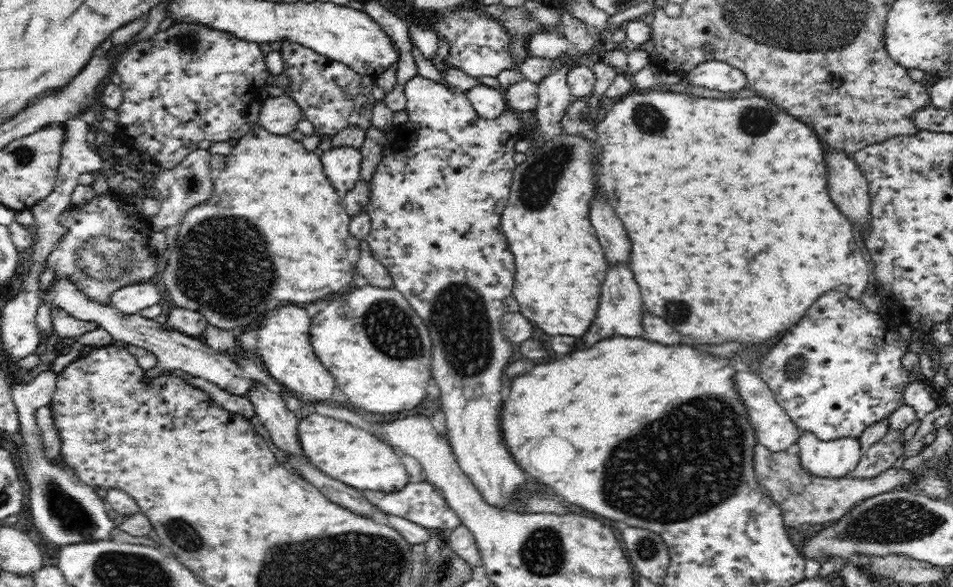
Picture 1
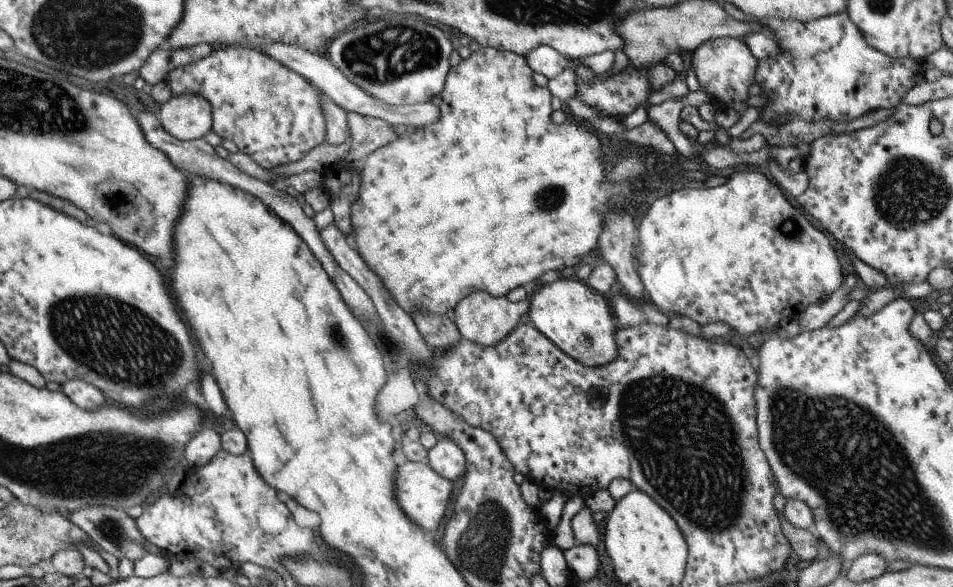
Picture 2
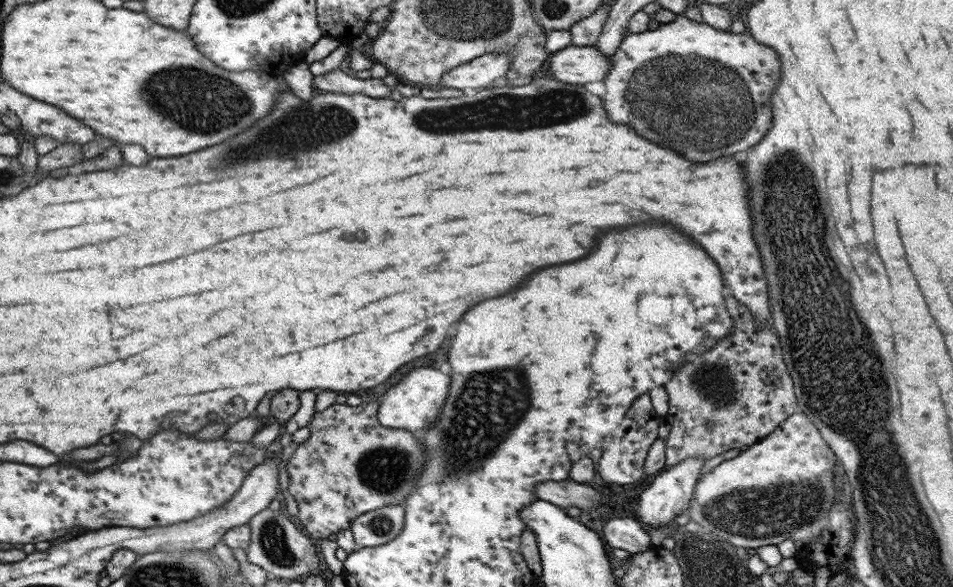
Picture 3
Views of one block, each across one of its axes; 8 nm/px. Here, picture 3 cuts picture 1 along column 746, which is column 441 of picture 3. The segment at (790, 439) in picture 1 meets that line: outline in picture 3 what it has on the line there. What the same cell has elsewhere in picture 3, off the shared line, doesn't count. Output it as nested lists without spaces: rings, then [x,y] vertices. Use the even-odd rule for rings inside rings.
[[[434,368],[412,370],[388,391],[377,395],[379,400],[378,420],[386,428],[398,428],[422,434],[426,432],[440,416],[442,406],[446,402],[446,394],[450,390],[450,376],[442,374]]]

